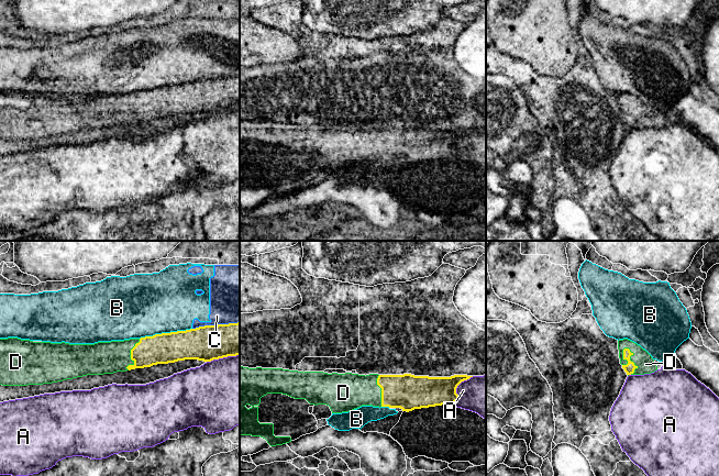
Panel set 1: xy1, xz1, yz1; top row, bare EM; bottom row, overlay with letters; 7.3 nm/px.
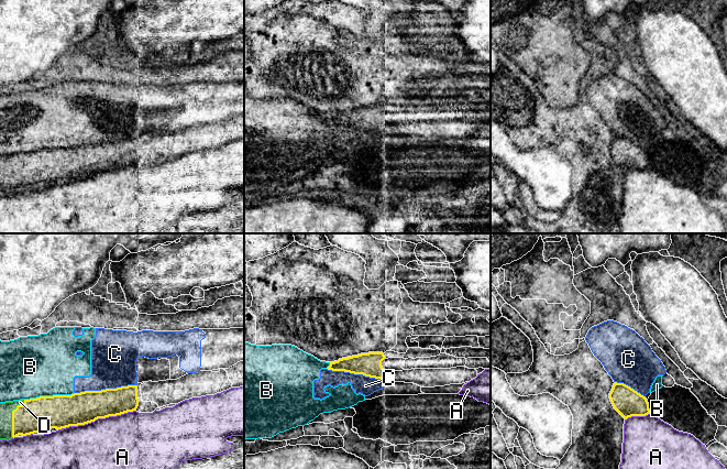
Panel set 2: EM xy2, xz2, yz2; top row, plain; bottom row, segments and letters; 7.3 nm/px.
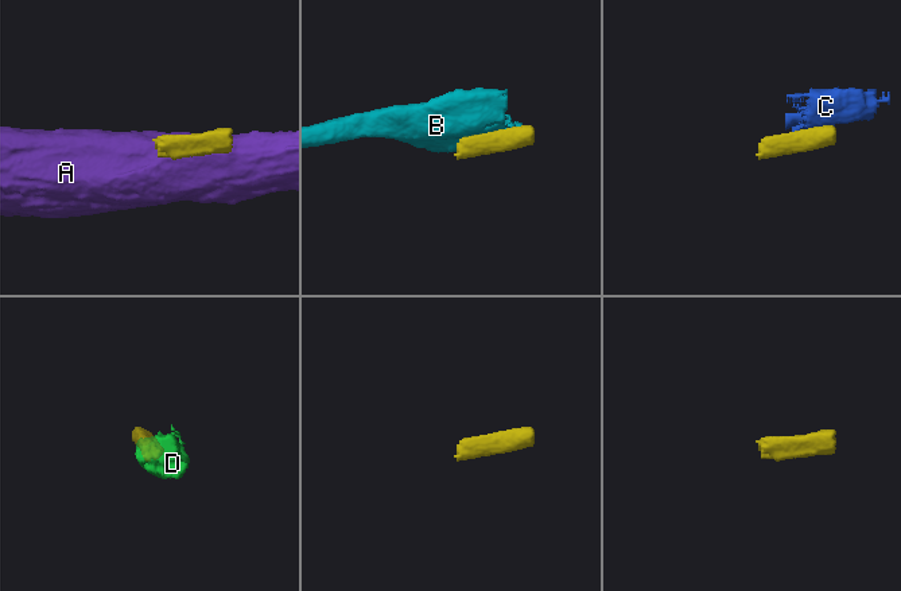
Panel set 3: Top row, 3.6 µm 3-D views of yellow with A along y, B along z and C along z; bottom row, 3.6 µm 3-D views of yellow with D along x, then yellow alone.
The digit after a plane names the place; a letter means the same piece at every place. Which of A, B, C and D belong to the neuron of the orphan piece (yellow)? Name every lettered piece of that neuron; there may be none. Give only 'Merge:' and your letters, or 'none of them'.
Merge: D

